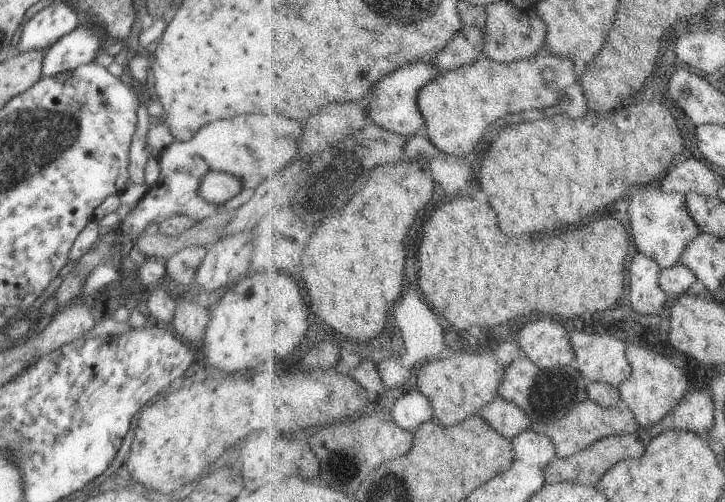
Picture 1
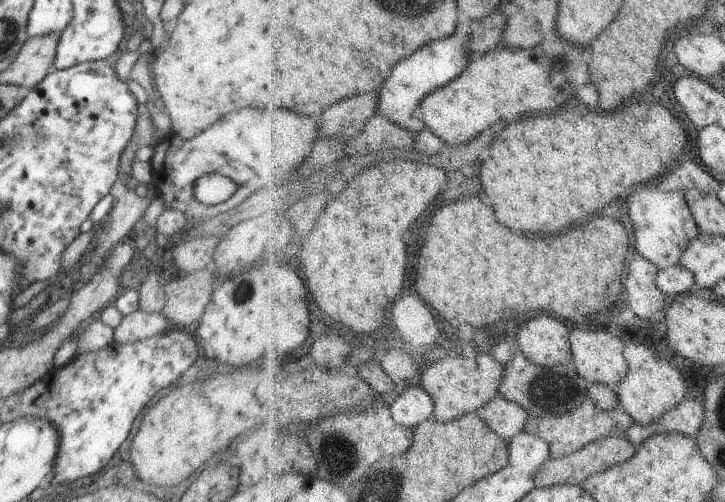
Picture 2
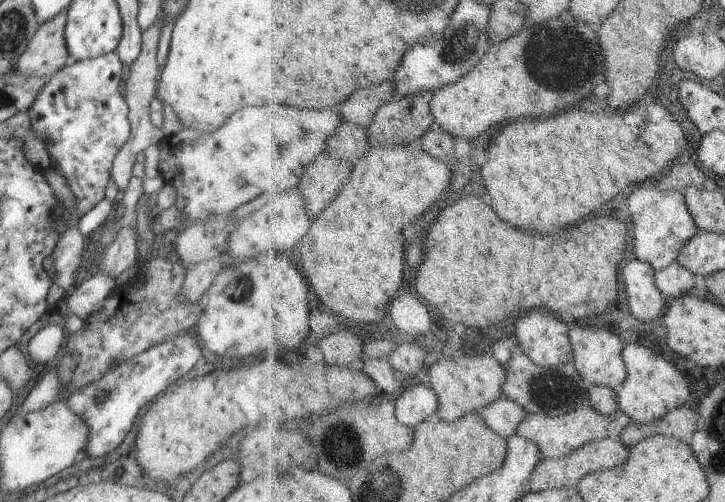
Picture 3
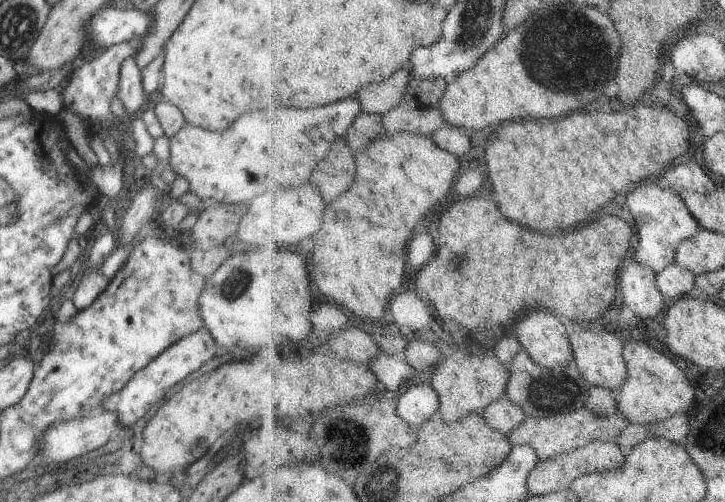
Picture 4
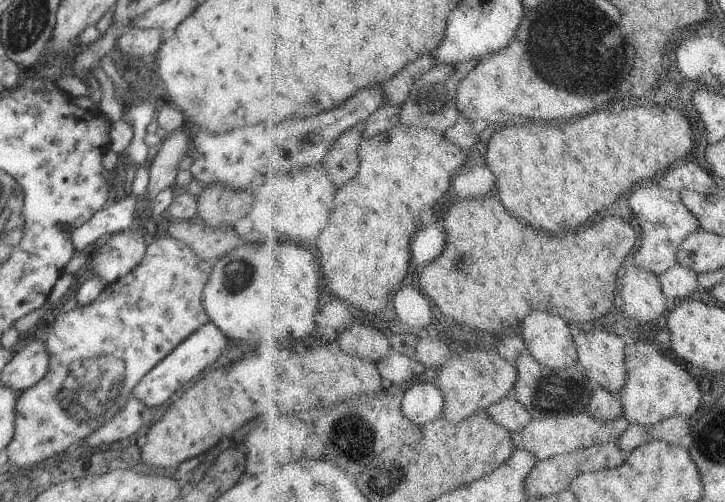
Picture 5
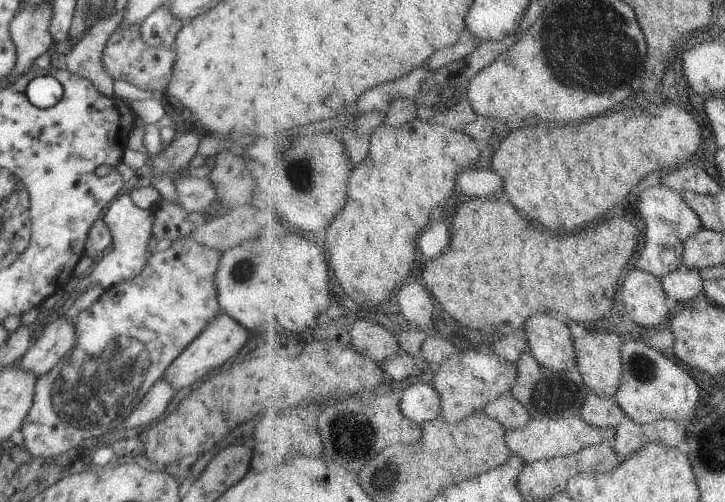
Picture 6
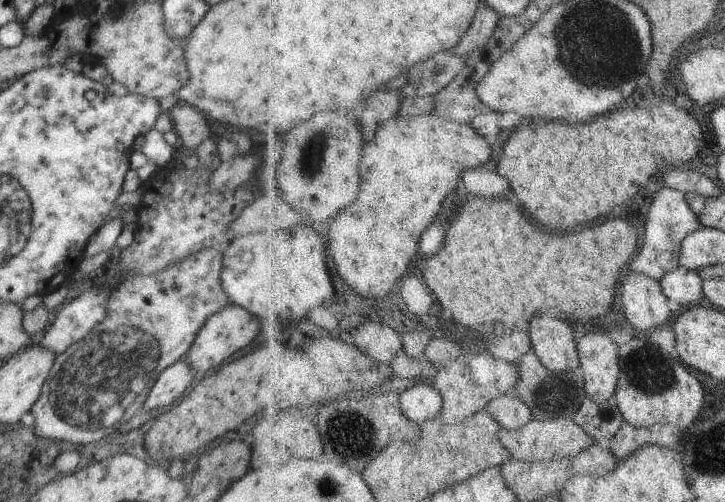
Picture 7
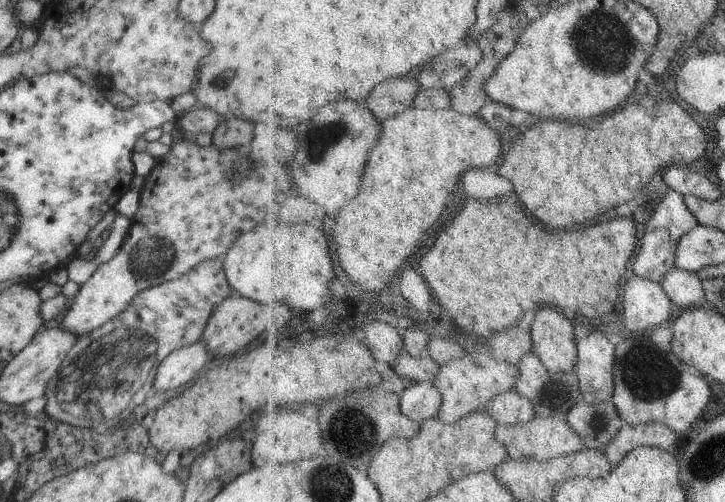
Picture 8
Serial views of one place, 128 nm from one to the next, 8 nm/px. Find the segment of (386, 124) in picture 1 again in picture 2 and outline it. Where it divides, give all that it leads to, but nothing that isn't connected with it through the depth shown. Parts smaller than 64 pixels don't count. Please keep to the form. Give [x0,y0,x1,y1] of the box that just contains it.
[379,25,474,133]

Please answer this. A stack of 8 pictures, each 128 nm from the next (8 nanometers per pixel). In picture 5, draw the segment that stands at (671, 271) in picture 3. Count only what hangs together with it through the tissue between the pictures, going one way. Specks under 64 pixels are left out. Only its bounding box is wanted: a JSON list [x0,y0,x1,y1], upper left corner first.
[660,263,702,303]

